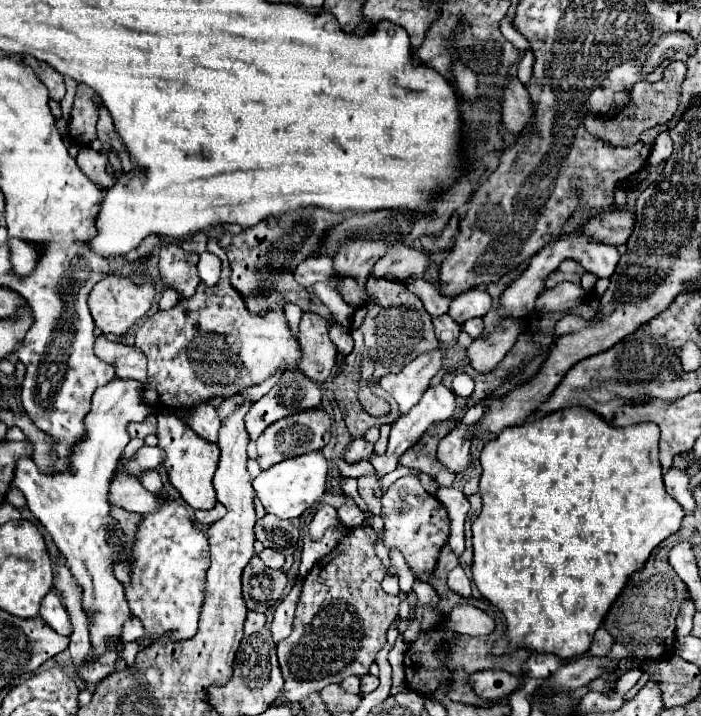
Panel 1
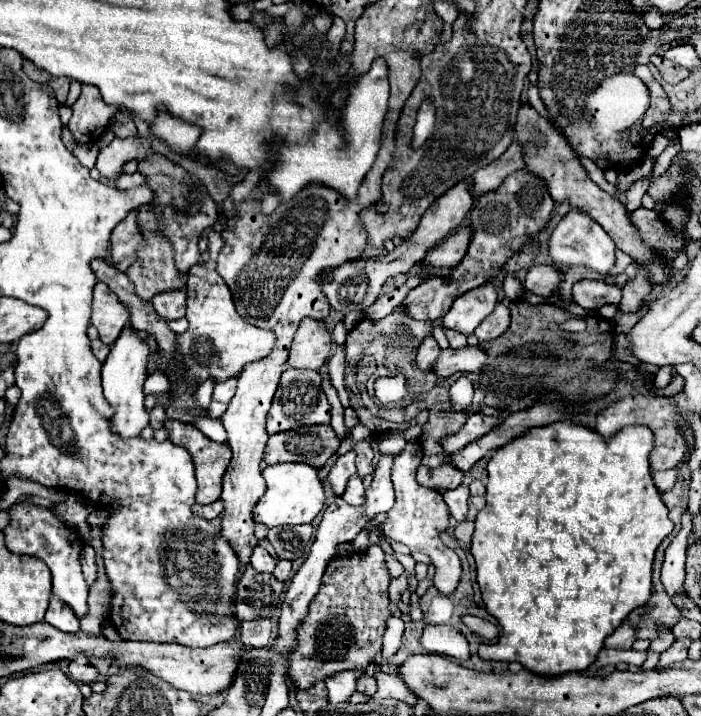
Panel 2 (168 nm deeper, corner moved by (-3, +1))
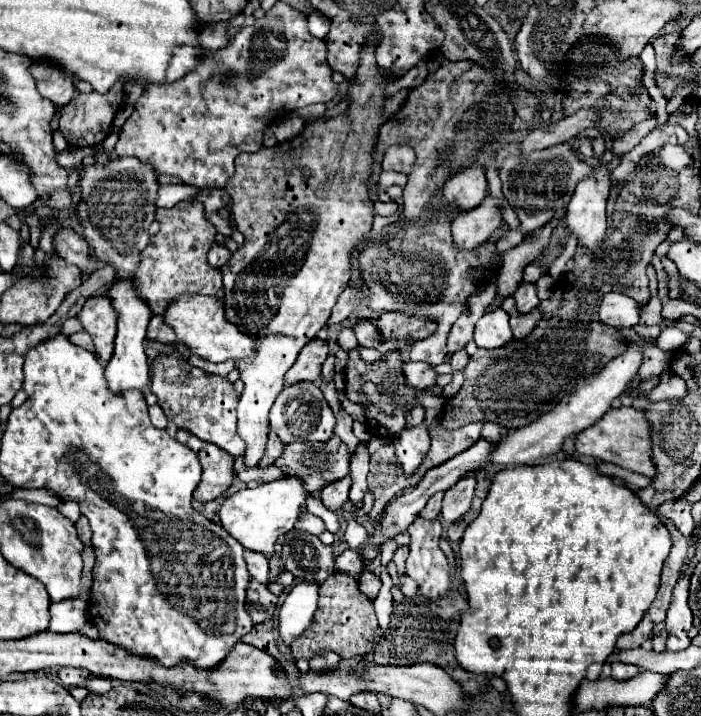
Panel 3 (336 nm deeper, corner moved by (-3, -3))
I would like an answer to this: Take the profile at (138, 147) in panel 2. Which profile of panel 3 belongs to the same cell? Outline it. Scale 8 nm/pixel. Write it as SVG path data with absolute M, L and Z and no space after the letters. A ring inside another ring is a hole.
M276 1L262 19L240 29L226 47L210 51L208 61L200 61L200 65L180 81L146 85L134 113L120 131L116 151L120 157L134 155L140 161L152 163L158 173L176 175L186 185L220 189L234 175L234 159L240 153L254 153L262 147L262 135L270 123L306 105L328 103L336 93L338 85L332 81L332 69L326 63L326 43L310 35L304 13ZM224 75L230 77L228 83L224 83Z

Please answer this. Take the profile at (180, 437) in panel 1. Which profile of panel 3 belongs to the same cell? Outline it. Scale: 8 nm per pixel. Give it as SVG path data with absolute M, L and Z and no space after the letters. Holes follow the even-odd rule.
M178 429L176 439L198 455L204 469L202 481L194 491L194 499L196 499L194 509L200 511L204 517L214 519L218 513L218 503L214 499L218 499L232 485L232 479L234 479L234 457L224 453L224 449L194 437L186 429ZM206 501L212 501L212 503L206 503Z

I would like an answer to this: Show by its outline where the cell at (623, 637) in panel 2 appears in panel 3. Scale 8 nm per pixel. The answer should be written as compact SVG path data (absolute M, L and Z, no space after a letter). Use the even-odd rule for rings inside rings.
M644 615L644 619L638 623L638 627L632 633L626 633L620 637L620 641L616 643L618 649L636 649L640 647L646 639L650 639L654 633L654 623L650 621L648 615Z

